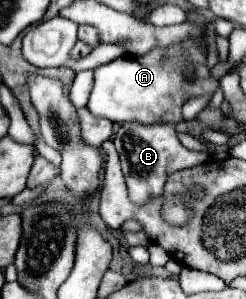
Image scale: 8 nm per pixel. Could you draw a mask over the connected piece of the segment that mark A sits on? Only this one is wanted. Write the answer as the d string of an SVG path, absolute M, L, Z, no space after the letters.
M170 47L164 51L150 51L144 57L118 57L106 65L94 69L94 87L90 93L88 109L96 117L106 117L114 123L136 119L144 125L150 123L178 123L182 121L180 107L186 99L196 95L214 93L220 85L210 77L210 67L204 65L204 51L196 51L192 67L196 67L196 81L186 83L182 67L176 71L170 59Z

